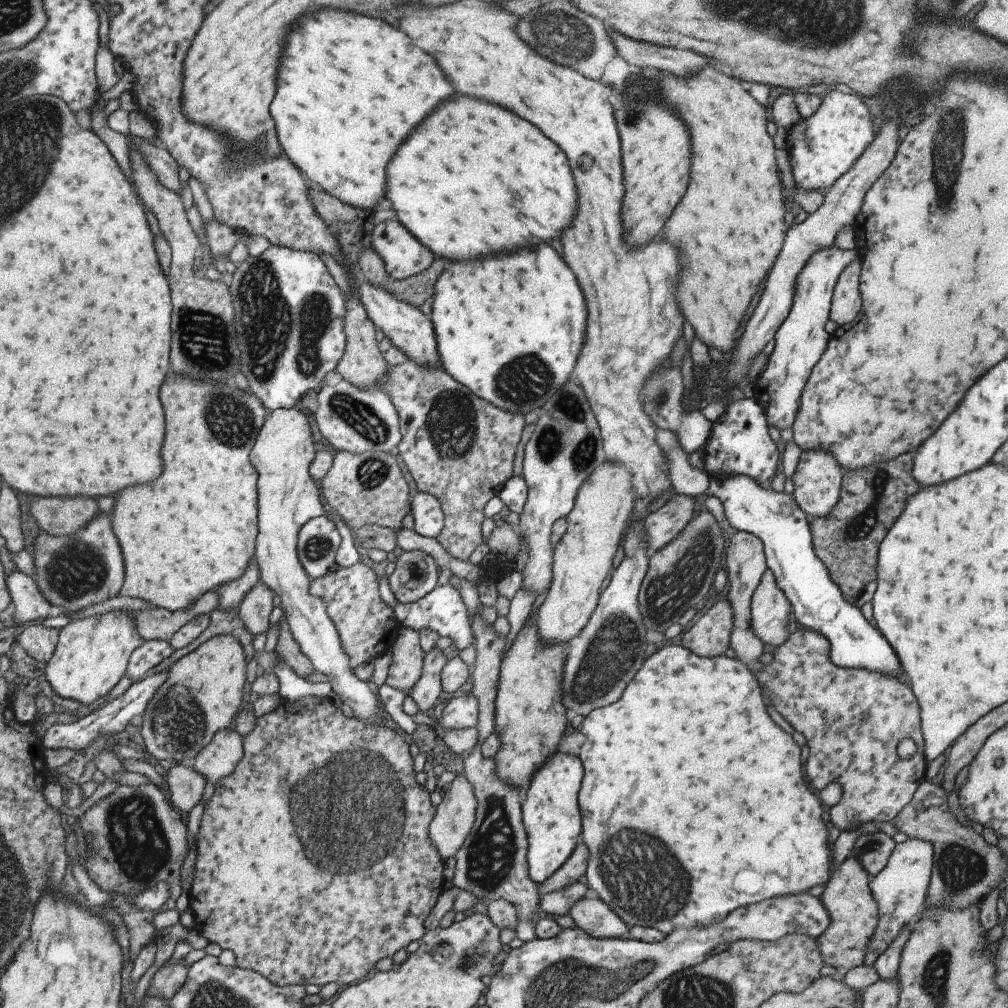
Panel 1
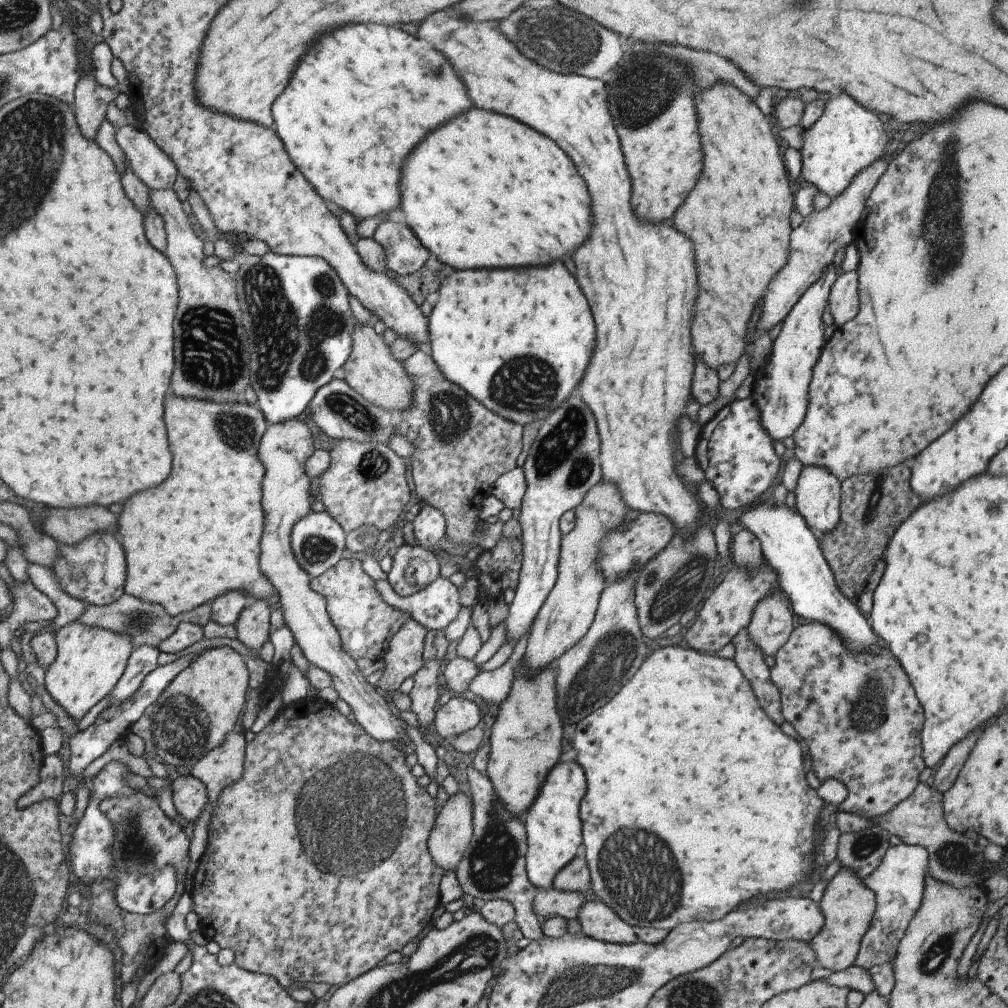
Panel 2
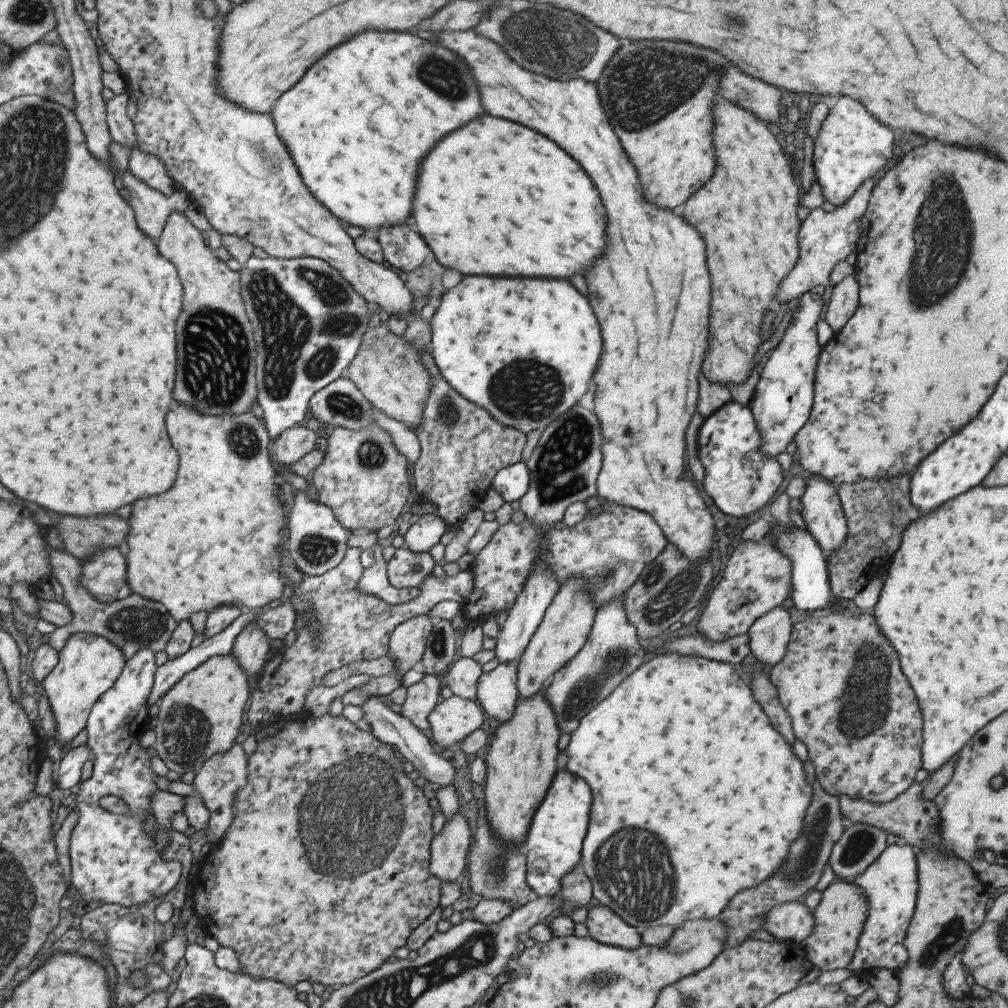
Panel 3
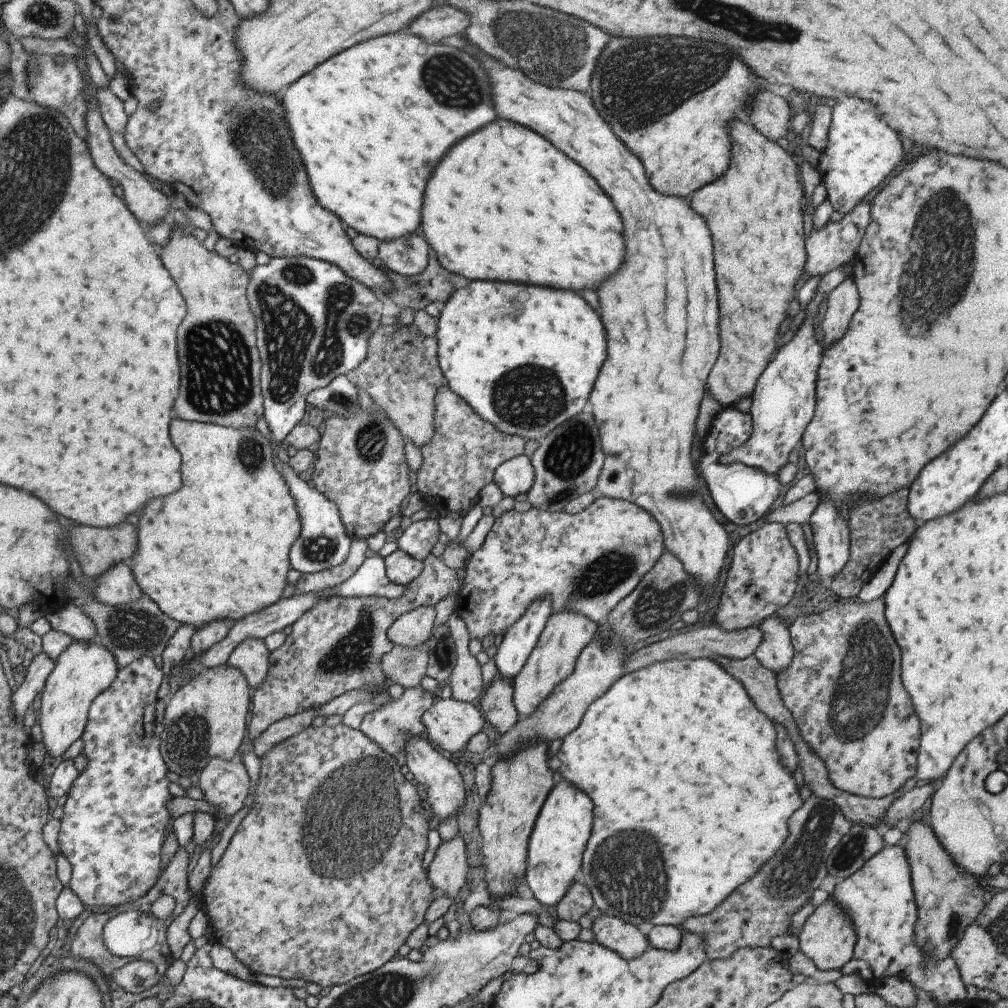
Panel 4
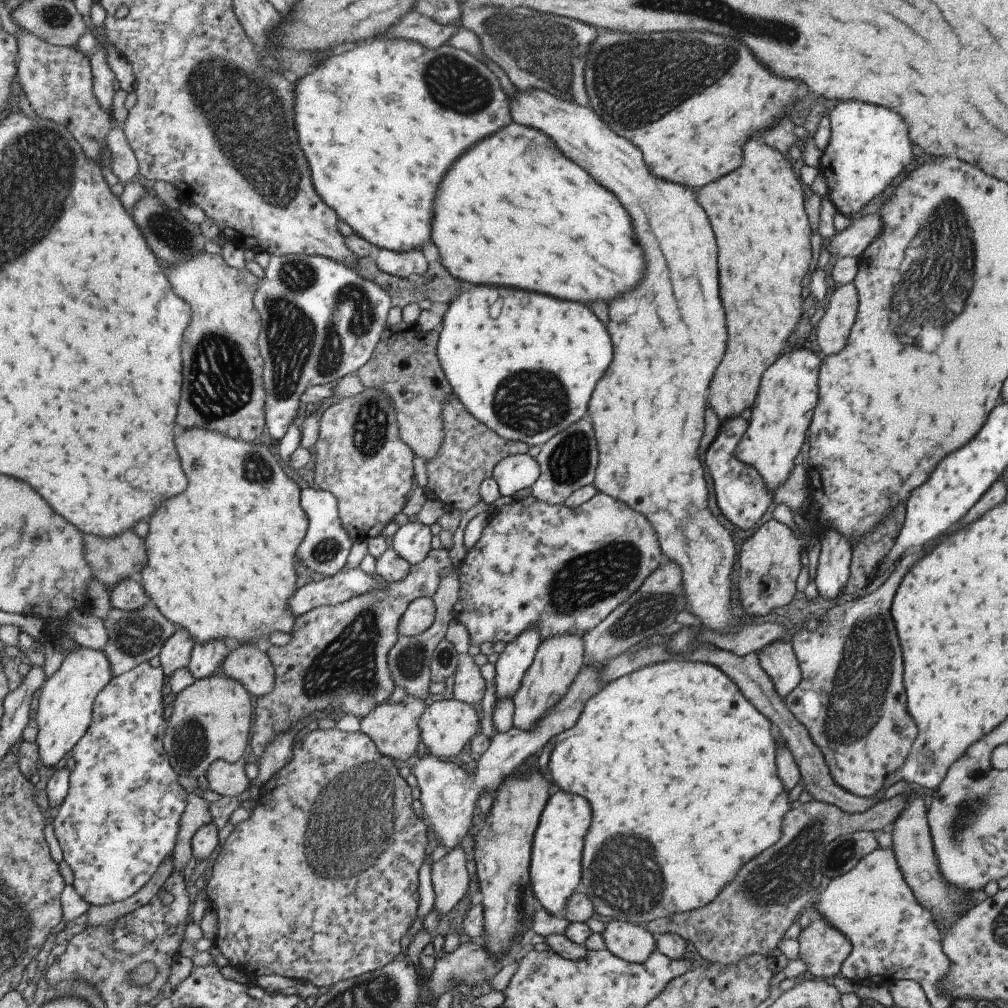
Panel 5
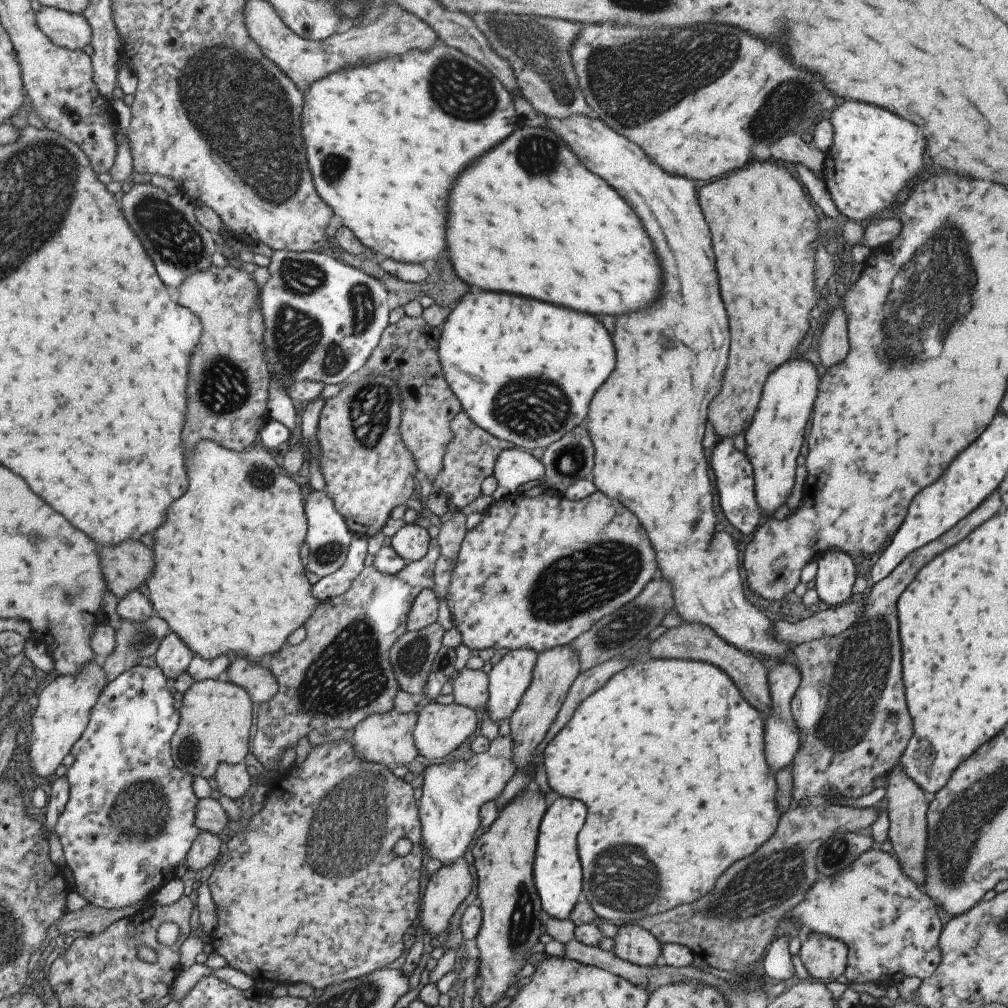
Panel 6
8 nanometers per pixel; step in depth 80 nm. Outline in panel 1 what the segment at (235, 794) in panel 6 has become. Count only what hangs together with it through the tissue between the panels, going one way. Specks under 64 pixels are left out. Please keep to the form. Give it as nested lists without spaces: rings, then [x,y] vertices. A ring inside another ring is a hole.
[[[219,730],[211,742],[201,748],[191,761],[190,765],[197,774],[203,776],[203,780],[212,786],[219,784],[221,778],[229,776],[235,770],[243,756],[242,737],[235,730]]]

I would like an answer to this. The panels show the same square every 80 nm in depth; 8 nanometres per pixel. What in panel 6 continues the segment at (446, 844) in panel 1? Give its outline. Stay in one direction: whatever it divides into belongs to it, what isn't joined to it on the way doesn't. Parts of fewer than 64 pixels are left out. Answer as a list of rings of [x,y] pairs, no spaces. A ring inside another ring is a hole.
[[[459,857],[450,865],[441,865],[430,875],[423,902],[420,903],[417,921],[424,926],[425,931],[432,937],[443,932],[447,927],[447,920],[461,901],[469,894],[471,876],[463,857]]]

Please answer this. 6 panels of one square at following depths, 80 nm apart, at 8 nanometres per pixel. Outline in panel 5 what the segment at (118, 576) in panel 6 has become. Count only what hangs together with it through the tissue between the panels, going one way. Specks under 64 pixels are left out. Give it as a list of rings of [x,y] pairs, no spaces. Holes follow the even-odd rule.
[[[133,530],[111,538],[83,534],[82,546],[94,579],[105,588],[112,587],[125,577],[136,577],[146,561],[143,542]]]

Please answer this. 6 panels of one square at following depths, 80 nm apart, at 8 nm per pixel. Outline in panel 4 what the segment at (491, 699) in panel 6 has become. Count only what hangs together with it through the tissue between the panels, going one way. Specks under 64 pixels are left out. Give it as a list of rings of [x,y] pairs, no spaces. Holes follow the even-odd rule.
[[[547,597],[533,599],[502,636],[493,658],[498,674],[503,675],[504,679],[514,678],[522,669],[529,651],[534,647],[552,612],[551,603]]]

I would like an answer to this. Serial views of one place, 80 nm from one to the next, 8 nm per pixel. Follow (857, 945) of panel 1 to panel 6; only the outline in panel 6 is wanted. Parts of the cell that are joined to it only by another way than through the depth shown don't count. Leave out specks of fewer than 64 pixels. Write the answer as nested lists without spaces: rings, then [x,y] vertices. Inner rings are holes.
[[[807,934],[801,939],[798,956],[809,978],[827,983],[842,979],[847,949],[842,940]]]

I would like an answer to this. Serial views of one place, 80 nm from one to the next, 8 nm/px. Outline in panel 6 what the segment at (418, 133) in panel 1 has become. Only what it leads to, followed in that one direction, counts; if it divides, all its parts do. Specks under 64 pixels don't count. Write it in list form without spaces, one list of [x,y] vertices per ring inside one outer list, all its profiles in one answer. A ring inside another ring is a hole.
[[[529,126],[515,128],[515,132],[511,132],[511,136],[507,136],[507,140],[501,140],[501,144],[491,148],[491,152],[487,152],[487,156],[479,156],[479,160],[475,160],[469,168],[465,168],[457,176],[449,194],[451,196],[447,198],[449,208],[447,208],[447,220],[445,220],[444,241],[447,244],[447,256],[451,268],[467,284],[479,286],[481,290],[519,294],[519,296],[567,306],[567,308],[587,312],[587,314],[611,314],[611,316],[623,314],[627,310],[629,312],[639,310],[657,296],[659,266],[657,266],[653,248],[649,244],[649,238],[645,236],[637,216],[631,212],[631,208],[619,198],[619,194],[615,190],[609,188],[604,180],[583,168],[581,163],[575,160],[575,156],[569,152],[569,148],[549,130],[529,128]]]

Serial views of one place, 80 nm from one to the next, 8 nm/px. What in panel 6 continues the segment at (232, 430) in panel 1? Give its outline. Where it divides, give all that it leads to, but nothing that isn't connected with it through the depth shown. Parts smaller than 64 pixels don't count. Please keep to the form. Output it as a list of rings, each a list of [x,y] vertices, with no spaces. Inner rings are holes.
[[[201,439],[195,444],[193,452],[189,456],[185,456],[185,468],[187,468],[189,488],[179,500],[175,500],[175,504],[171,504],[167,508],[165,522],[159,528],[155,528],[155,532],[153,532],[151,550],[153,550],[154,566],[143,584],[143,592],[150,600],[153,612],[157,613],[168,624],[170,632],[175,633],[181,642],[196,655],[205,657],[207,660],[219,655],[227,655],[229,658],[243,655],[251,662],[260,662],[267,655],[273,656],[274,652],[278,651],[278,648],[286,642],[287,636],[302,626],[315,605],[319,604],[311,596],[311,585],[305,579],[305,567],[299,559],[299,548],[305,540],[307,530],[300,485],[275,464],[273,456],[259,444],[251,444],[246,449],[232,451],[213,440]]]

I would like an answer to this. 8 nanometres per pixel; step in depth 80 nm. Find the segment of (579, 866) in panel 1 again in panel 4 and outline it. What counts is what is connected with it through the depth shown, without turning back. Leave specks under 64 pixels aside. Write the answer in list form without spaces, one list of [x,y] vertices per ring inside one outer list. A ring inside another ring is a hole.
[[[575,881],[553,906],[552,913],[556,918],[575,922],[583,913],[587,913],[592,905],[589,889],[585,884]]]

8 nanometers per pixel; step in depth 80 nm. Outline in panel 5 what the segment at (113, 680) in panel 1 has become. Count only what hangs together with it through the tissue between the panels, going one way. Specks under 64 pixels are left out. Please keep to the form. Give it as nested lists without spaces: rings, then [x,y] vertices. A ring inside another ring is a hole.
[[[77,647],[63,656],[58,664],[59,668],[43,685],[36,716],[39,755],[43,764],[51,767],[85,734],[90,726],[94,699],[112,678],[110,664],[103,650]]]

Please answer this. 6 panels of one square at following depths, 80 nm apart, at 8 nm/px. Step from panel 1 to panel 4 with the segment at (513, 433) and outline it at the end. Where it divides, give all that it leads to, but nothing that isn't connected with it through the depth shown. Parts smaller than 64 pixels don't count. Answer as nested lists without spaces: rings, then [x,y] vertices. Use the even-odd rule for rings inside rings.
[[[446,383],[439,385],[434,396],[432,414],[434,431],[428,443],[420,448],[423,464],[416,472],[415,488],[423,501],[428,502],[440,513],[463,516],[477,501],[480,488],[492,482],[494,470],[505,461],[523,455],[525,440],[517,435],[506,435],[491,423],[483,420],[472,408],[460,399]]]

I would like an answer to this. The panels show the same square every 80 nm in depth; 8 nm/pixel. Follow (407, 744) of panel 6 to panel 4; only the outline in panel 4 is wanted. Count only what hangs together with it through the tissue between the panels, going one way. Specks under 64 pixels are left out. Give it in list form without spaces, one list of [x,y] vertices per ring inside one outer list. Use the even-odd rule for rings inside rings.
[[[407,687],[401,698],[390,701],[382,708],[363,716],[357,729],[390,755],[395,756],[397,752],[402,754],[407,737],[414,737],[425,732],[422,714],[431,706],[431,700],[433,700],[433,693],[428,692],[427,688]]]

